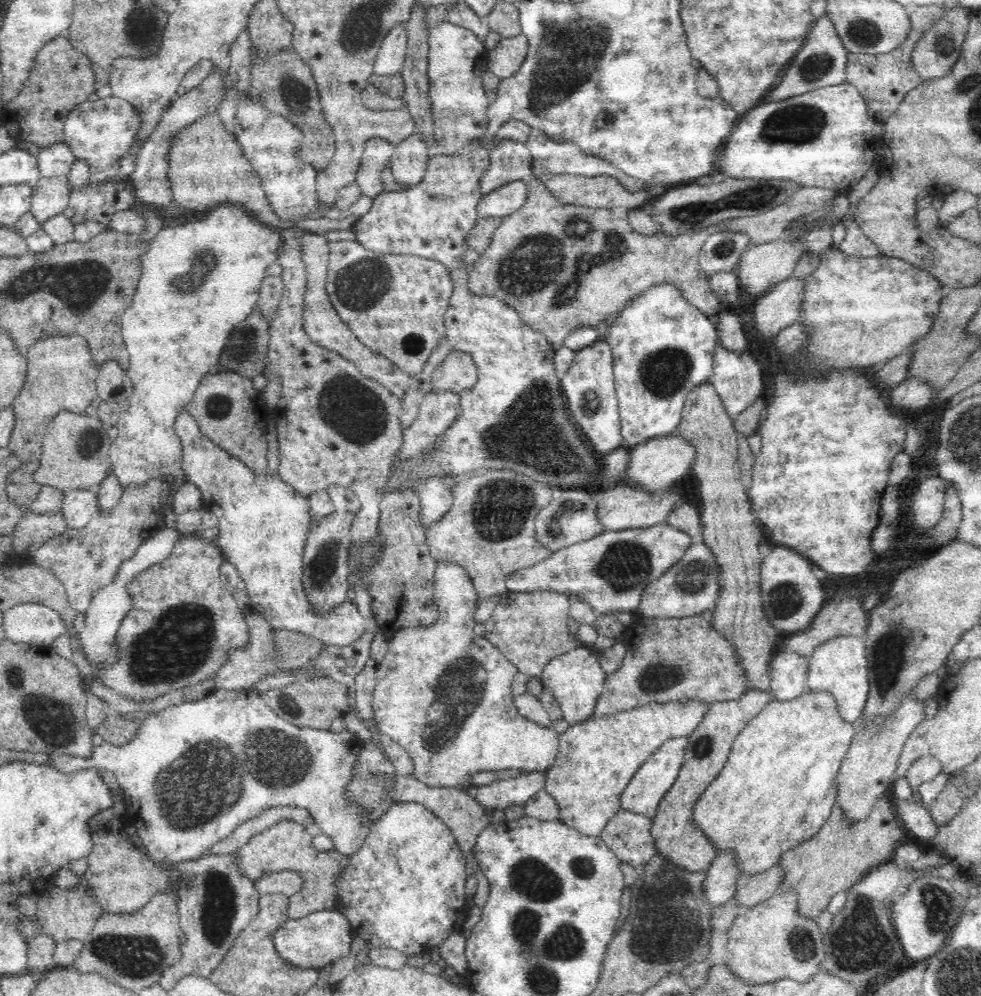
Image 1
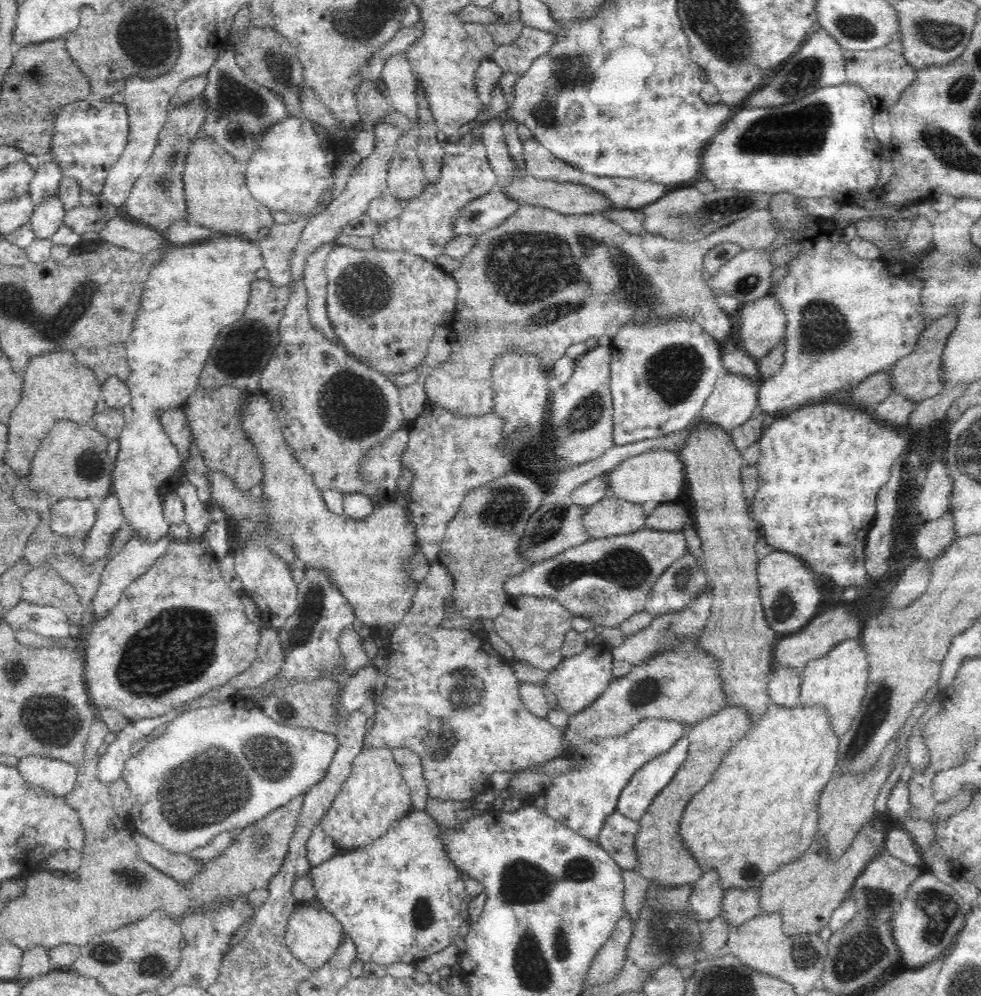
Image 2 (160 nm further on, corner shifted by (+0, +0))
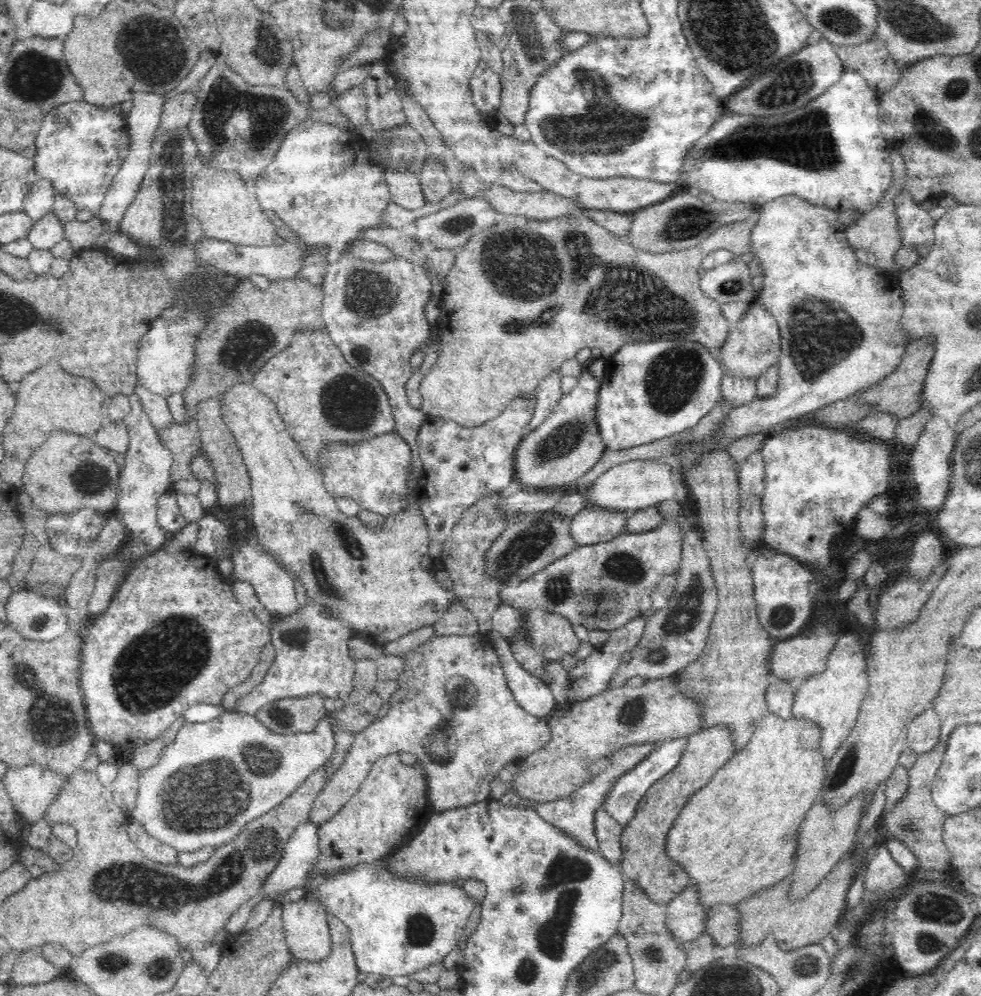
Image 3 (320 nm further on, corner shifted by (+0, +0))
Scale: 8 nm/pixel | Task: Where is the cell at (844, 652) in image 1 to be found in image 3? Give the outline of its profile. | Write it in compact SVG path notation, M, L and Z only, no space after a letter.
M849 632L840 634L829 654L824 672L804 680L796 687L792 716L796 720L810 720L820 726L820 752L826 760L830 760L836 754L836 750L848 738L856 724L862 700L869 686L866 674L867 656L868 653L862 649L860 642L853 635Z

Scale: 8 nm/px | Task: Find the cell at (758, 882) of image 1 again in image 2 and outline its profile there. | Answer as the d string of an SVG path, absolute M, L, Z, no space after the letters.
M760 888L729 889L722 900L721 917L733 929L761 914Z

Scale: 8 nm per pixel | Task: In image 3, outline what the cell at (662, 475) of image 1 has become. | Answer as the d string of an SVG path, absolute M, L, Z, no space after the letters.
M655 460L628 461L613 466L601 474L584 490L584 493L589 506L631 513L655 506L656 503L662 501L678 499L674 483L672 483L672 476L672 468L667 463L660 463L660 461Z

